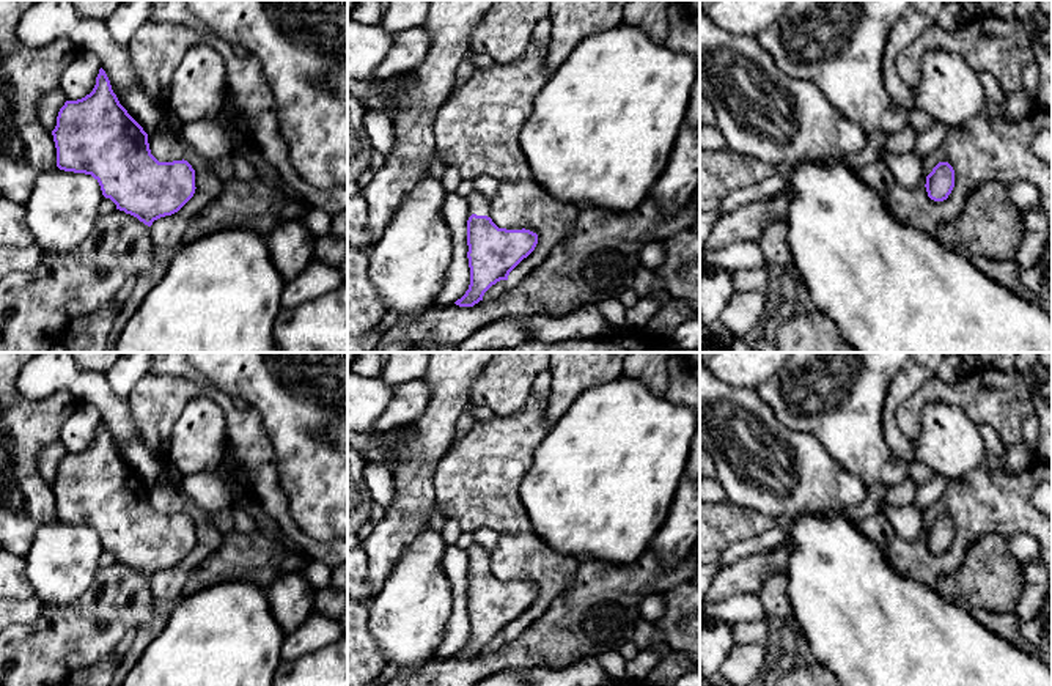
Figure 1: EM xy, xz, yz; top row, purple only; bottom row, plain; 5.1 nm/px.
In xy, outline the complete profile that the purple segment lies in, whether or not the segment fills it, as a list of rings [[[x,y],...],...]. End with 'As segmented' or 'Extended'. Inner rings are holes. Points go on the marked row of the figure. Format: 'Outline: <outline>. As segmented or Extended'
Outline: [[[101,68],[99,74],[96,77],[96,85],[90,94],[86,94],[82,99],[77,101],[66,101],[64,105],[60,109],[57,116],[57,126],[52,131],[55,148],[57,148],[57,167],[64,172],[74,172],[74,173],[85,173],[91,175],[101,186],[102,195],[105,198],[110,198],[116,209],[124,211],[126,214],[131,214],[137,217],[145,225],[151,227],[154,220],[171,216],[178,212],[195,194],[195,170],[187,160],[173,160],[173,162],[159,162],[149,149],[148,143],[148,134],[143,131],[143,127],[127,113],[127,110],[120,104],[116,94],[112,90],[110,80],[105,74],[105,71]]]. As segmented

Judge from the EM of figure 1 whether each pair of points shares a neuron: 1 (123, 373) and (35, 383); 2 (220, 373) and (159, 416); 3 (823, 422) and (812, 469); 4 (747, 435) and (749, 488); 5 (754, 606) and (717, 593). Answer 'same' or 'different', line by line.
1: different
2: different
3: different
4: same
5: different

